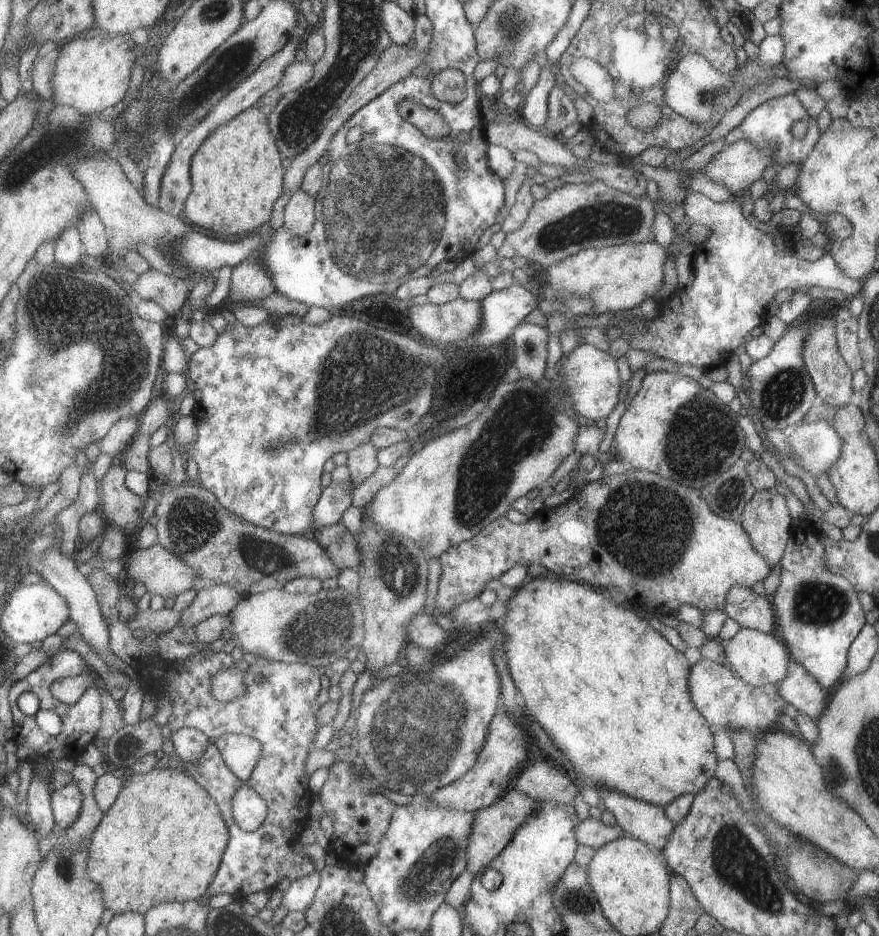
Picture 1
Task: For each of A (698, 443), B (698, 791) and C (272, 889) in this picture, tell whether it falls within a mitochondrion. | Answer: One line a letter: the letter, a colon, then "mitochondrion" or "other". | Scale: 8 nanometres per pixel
A: mitochondrion
B: other
C: other

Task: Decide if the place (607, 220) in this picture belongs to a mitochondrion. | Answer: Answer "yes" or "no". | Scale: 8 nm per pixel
yes

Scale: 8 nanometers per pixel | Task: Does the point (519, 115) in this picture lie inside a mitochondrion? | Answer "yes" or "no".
no

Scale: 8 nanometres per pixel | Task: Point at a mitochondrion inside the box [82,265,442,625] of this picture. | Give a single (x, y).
(190, 521)

